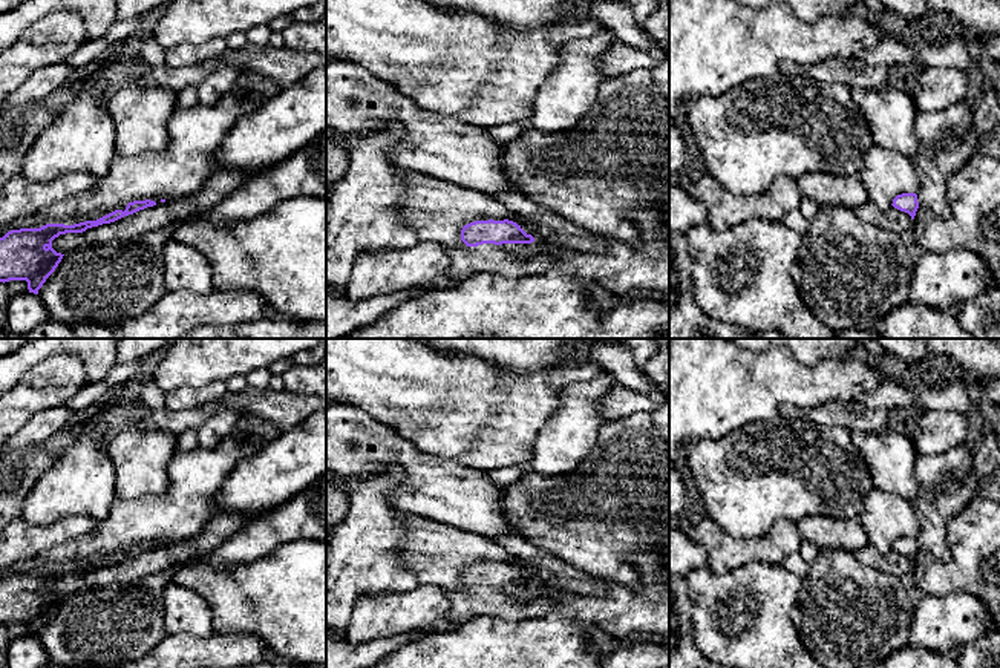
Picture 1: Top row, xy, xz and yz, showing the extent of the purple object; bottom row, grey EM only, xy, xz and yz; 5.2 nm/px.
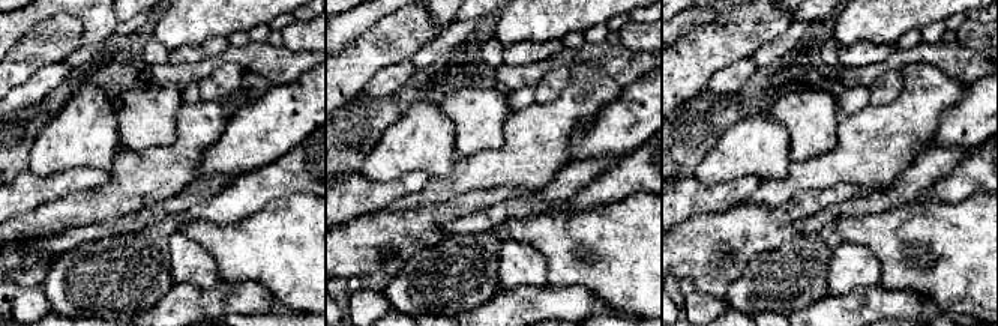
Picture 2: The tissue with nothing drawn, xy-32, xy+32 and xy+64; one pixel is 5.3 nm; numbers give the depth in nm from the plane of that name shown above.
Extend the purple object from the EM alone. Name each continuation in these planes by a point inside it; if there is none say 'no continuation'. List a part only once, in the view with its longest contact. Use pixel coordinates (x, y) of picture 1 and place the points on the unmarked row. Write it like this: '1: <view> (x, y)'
1: xz (464, 604)

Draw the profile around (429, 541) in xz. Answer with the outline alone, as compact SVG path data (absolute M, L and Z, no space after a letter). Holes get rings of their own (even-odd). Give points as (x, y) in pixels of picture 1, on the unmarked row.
M400 512L398 516L407 530L404 564L418 575L420 584L436 584L447 591L467 590L461 584L464 568L489 562L513 564L493 538L417 515Z

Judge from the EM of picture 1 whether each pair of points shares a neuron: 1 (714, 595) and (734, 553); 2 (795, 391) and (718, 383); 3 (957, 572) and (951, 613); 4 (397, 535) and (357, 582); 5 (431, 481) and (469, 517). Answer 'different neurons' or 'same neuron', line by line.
1: different neurons
2: same neuron
3: different neurons
4: same neuron
5: same neuron

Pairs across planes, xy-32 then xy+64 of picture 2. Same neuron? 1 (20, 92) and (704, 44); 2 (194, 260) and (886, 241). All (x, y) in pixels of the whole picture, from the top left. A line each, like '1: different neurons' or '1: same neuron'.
1: different neurons
2: different neurons

